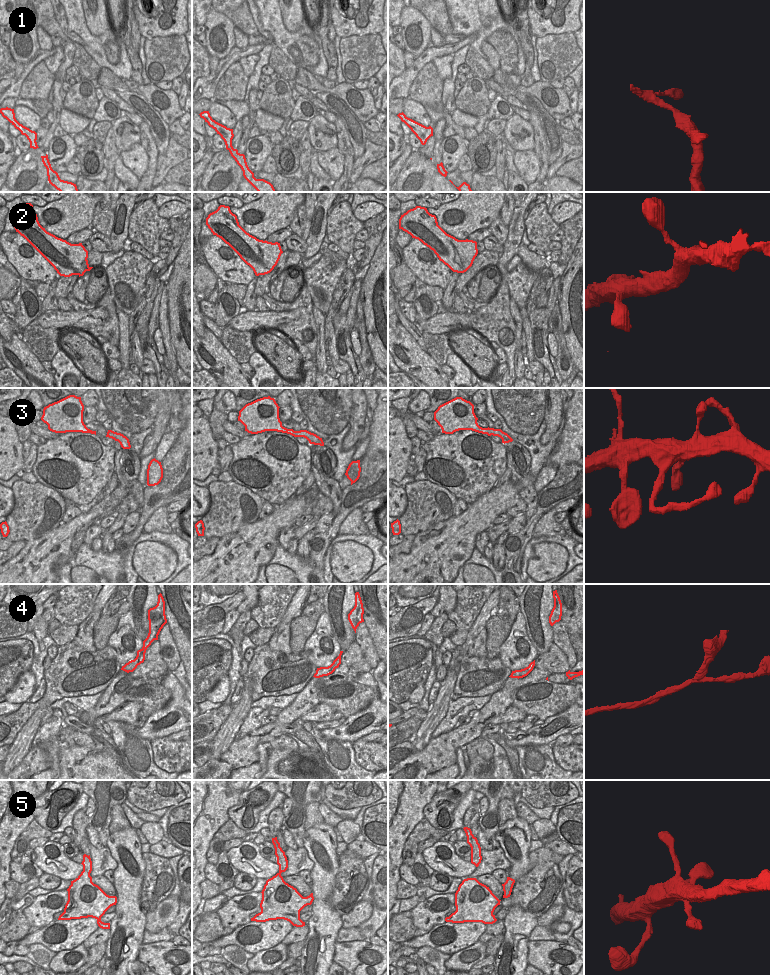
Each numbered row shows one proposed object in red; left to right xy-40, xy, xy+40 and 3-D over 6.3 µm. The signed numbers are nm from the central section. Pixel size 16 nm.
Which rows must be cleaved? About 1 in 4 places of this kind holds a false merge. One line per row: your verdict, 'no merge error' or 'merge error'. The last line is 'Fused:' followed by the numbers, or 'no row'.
1: no merge error
2: no merge error
3: no merge error
4: merge error
5: no merge error
Fused: 4

